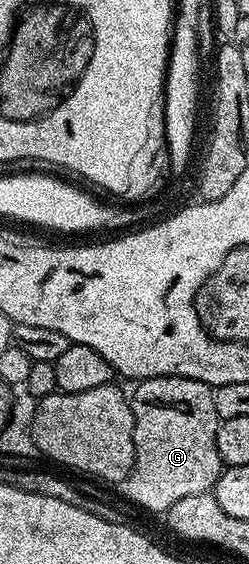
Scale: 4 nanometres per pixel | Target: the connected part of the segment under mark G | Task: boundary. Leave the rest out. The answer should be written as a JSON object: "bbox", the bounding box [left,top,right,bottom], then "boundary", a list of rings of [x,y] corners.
{"bbox":[123,377,221,514],"boundary":[[[147,377],[136,382],[137,390],[131,393],[133,406],[133,438],[135,459],[123,488],[141,509],[149,513],[164,514],[179,499],[187,495],[208,493],[221,477],[221,456],[217,450],[219,418],[213,402],[213,389],[202,381],[186,377]]]}

